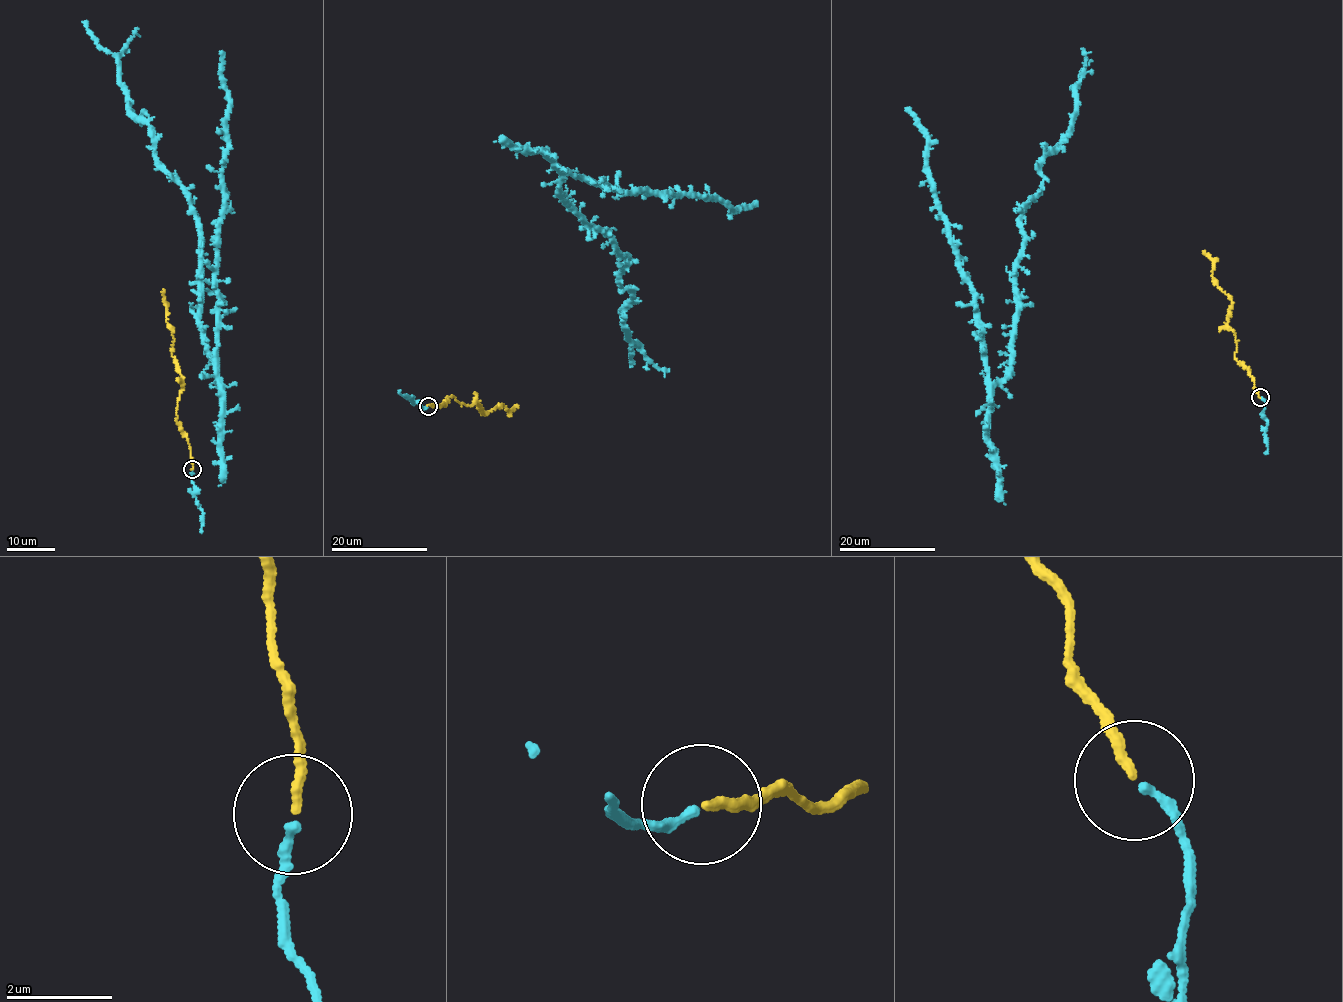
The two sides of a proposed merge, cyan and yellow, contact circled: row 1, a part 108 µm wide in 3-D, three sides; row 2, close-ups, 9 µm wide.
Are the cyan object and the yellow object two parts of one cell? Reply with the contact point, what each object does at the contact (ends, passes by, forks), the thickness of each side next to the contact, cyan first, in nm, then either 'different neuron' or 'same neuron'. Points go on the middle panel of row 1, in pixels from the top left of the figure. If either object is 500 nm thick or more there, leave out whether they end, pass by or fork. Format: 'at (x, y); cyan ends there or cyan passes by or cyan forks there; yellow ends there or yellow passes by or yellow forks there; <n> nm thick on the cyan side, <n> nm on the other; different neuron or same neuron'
at (428, 406); cyan ends there; yellow ends there; 170 nm thick on the cyan side, 160 nm on the other; same neuron

